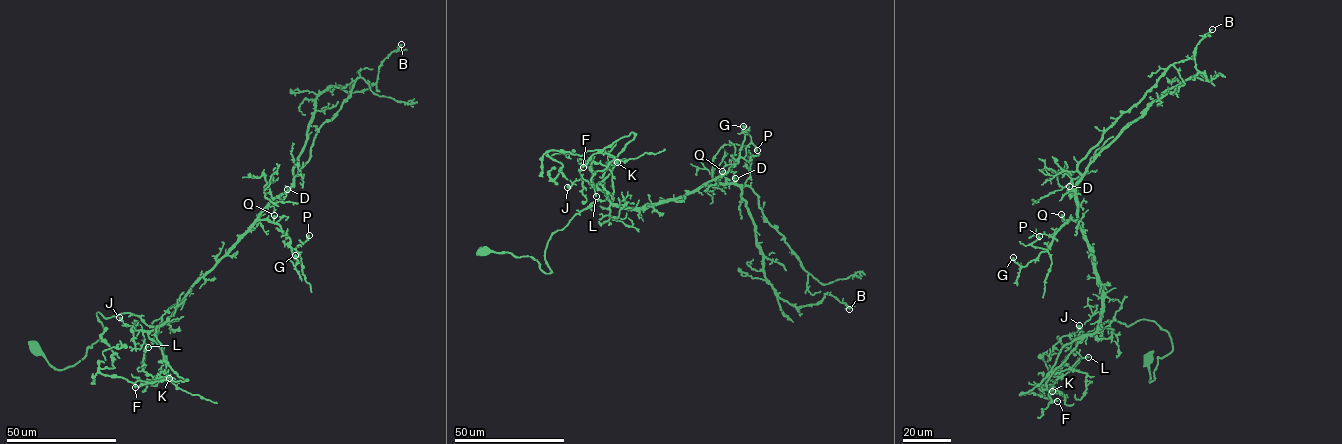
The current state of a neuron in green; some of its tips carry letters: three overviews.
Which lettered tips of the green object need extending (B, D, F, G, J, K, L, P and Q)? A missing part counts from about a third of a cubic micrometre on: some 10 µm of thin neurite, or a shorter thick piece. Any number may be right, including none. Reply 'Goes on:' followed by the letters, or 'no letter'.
Goes on: F

